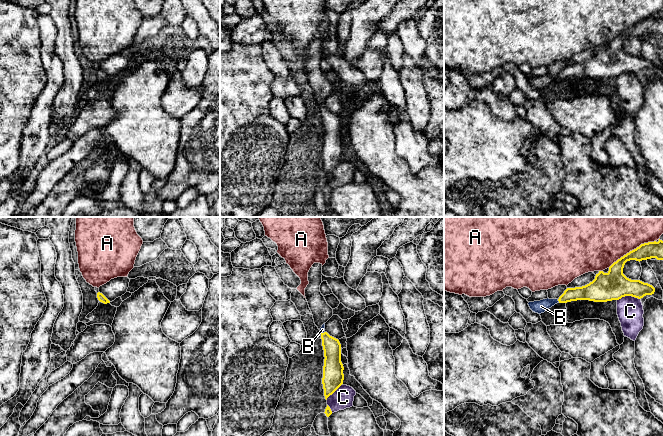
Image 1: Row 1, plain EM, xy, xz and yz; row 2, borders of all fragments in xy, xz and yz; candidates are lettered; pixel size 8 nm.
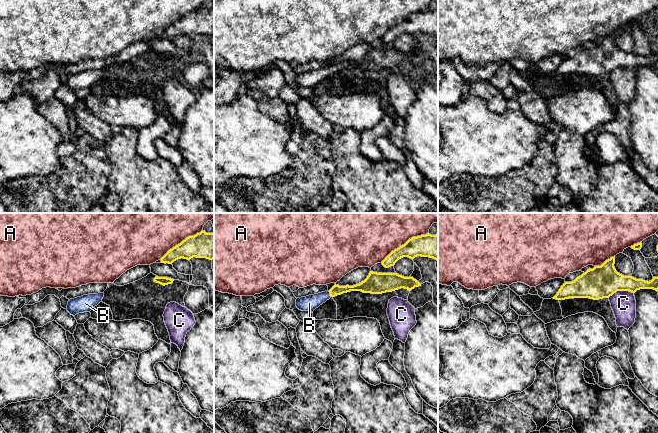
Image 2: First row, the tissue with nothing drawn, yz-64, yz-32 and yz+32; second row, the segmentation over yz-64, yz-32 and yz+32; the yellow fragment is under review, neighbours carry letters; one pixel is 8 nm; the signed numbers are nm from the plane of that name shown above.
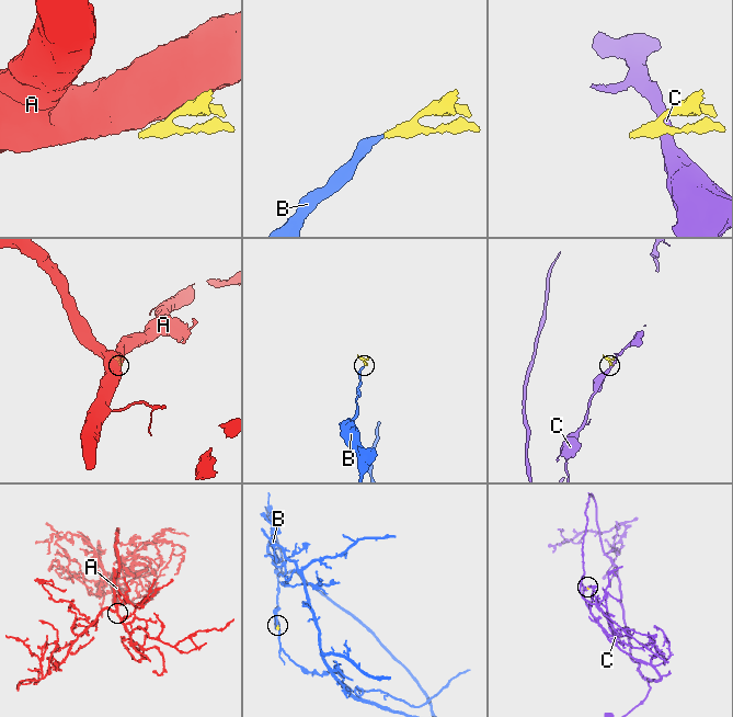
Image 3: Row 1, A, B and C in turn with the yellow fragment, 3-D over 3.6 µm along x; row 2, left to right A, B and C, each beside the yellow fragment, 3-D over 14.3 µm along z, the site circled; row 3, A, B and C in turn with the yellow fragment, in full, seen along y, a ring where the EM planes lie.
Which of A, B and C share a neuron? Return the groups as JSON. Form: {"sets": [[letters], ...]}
{"sets": [["A"], ["B"], ["C"]]}

